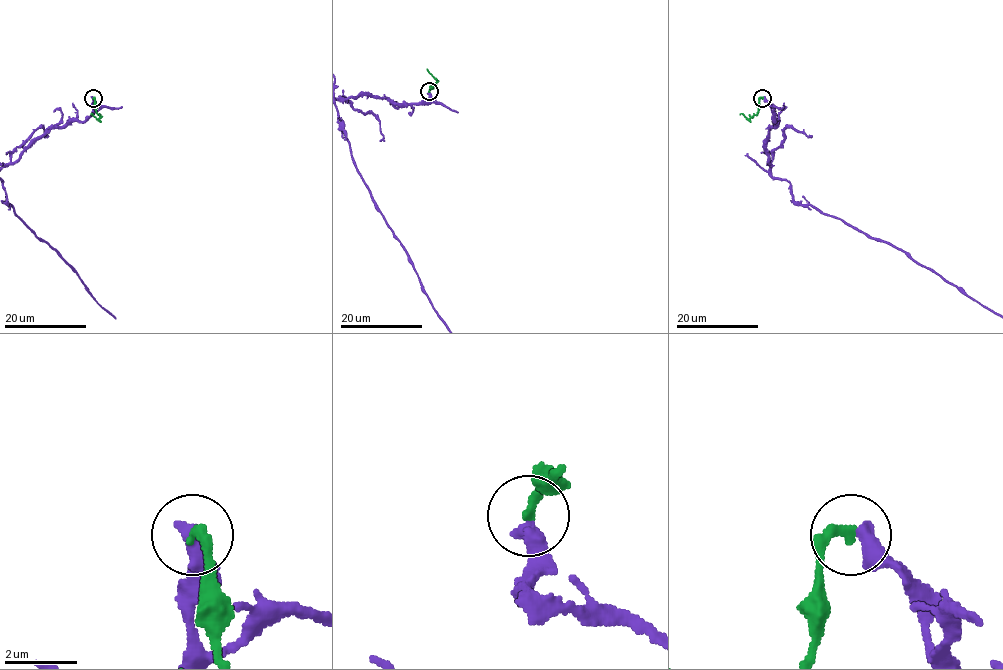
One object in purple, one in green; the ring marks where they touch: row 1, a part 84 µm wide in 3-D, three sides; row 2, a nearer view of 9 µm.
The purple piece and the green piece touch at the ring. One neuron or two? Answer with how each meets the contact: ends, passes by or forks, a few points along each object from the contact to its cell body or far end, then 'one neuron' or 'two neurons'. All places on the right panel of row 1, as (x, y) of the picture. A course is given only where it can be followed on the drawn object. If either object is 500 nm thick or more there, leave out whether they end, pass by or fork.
purple ends there; green ends there; purple runs (763, 98), (775, 120), (766, 145), (769, 168), (790, 184), (795, 202), (897, 247); green runs (763, 98), (758, 100), (758, 110), (753, 116), (747, 118), (740, 114); one neuron

